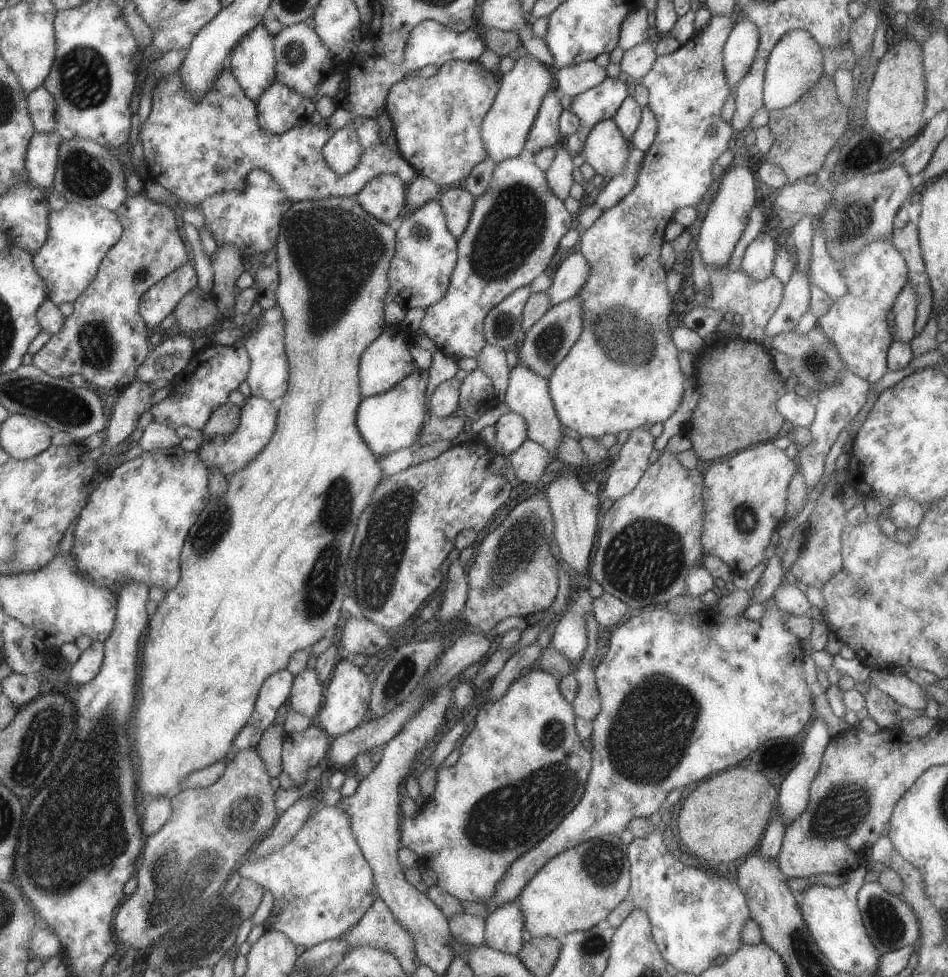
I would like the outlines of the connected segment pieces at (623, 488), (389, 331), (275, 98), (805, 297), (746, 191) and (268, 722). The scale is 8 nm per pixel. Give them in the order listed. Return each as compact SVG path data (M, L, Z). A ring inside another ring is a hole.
M633 429L619 448L613 464L609 464L609 476L600 491L601 498L618 499L627 494L649 466L647 456L654 449L654 438L649 431Z
M385 326L381 334L367 345L358 364L359 390L362 398L385 392L398 380L418 369L406 347L412 341L415 341L414 334L407 328Z
M275 80L256 102L258 123L262 131L270 135L280 135L305 124L314 110L316 106L313 101Z
M796 262L794 263L794 271L791 274L790 279L783 285L782 299L779 306L775 309L775 312L771 315L771 318L767 321L764 328L764 335L760 344L763 344L765 348L770 349L770 340L772 336L777 333L789 332L797 326L799 318L807 312L809 308L809 286L808 278L796 270Z
M734 164L726 169L719 180L715 198L708 206L703 222L699 226L699 234L694 238L693 244L705 267L717 268L727 264L743 228L747 226L749 211L756 204L759 192L753 174L749 170L745 170L743 164L738 166Z
M281 669L270 674L258 692L257 702L254 704L254 712L249 718L251 725L264 731L273 724L277 708L290 695L293 677L287 669Z

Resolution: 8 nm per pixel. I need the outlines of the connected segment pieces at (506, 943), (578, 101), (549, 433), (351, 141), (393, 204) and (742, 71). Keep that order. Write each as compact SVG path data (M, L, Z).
M517 901L493 909L484 918L484 944L505 954L517 954L523 944L523 921Z
M610 77L578 95L559 94L562 110L575 113L580 122L580 127L562 142L567 152L572 156L581 155L590 128L599 121L611 119L627 95L625 82Z
M521 363L513 367L508 374L508 385L501 401L514 413L519 414L527 425L526 438L540 444L551 458L556 458L556 448L562 436L562 424L557 418L548 389L548 380L537 376Z
M352 120L337 129L321 147L327 166L338 175L348 173L359 164L361 151Z
M381 173L371 179L355 198L369 215L388 224L395 231L401 209L406 204L406 187L397 176Z
M736 17L722 48L722 65L728 87L733 90L747 74L758 47L758 30L749 19Z

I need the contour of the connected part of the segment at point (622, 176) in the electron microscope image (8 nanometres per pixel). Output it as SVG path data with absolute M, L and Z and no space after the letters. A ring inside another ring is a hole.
M630 146L629 156L626 158L624 169L602 187L594 202L602 211L617 204L633 188L643 153Z

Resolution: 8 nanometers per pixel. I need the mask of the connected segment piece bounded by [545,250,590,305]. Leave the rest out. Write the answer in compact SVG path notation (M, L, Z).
M580 250L566 257L557 266L549 288L545 290L552 305L579 294L590 273L589 265Z

